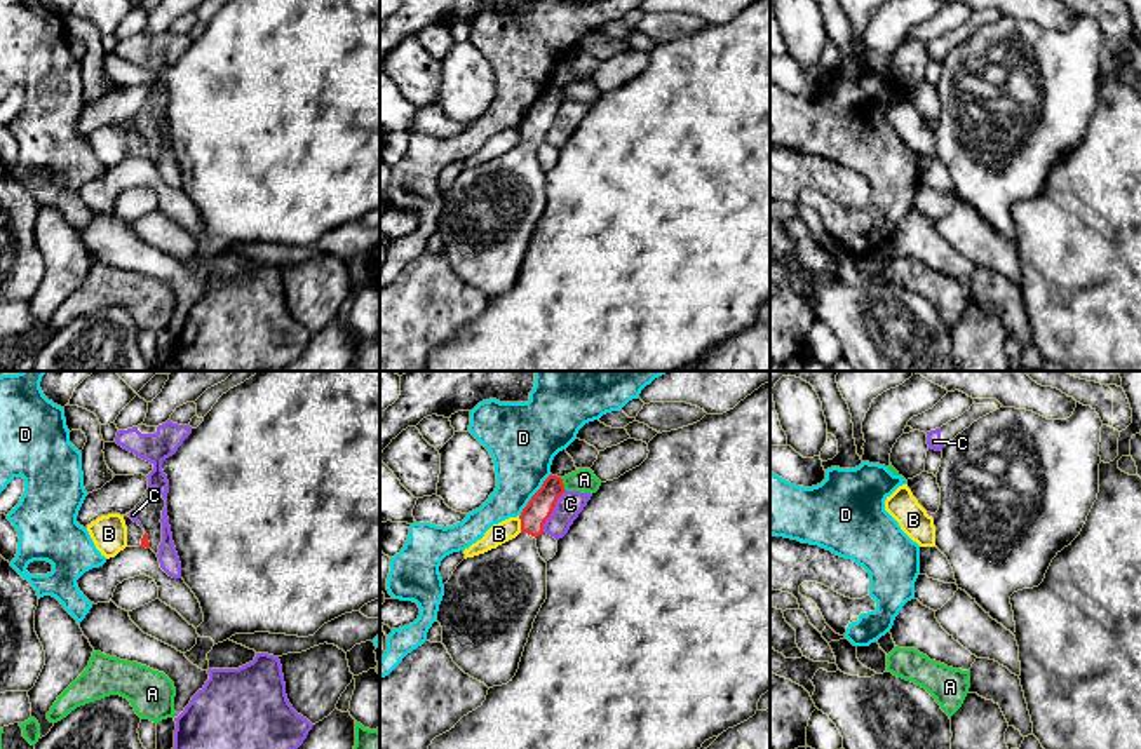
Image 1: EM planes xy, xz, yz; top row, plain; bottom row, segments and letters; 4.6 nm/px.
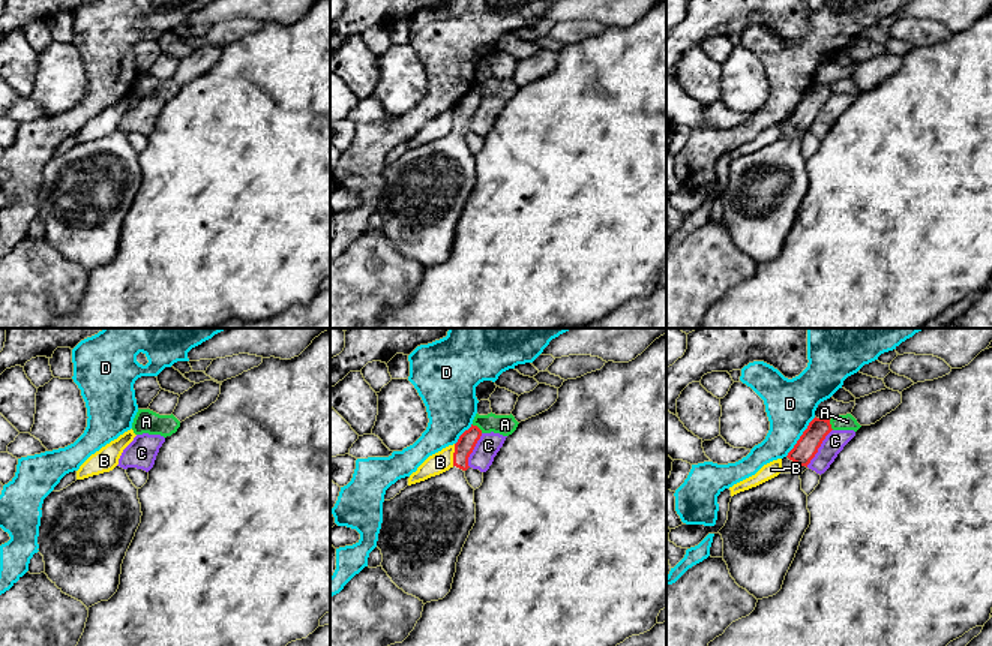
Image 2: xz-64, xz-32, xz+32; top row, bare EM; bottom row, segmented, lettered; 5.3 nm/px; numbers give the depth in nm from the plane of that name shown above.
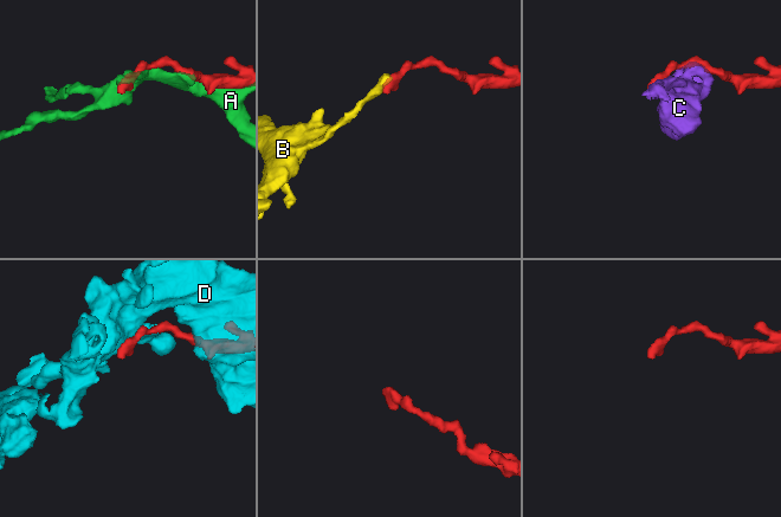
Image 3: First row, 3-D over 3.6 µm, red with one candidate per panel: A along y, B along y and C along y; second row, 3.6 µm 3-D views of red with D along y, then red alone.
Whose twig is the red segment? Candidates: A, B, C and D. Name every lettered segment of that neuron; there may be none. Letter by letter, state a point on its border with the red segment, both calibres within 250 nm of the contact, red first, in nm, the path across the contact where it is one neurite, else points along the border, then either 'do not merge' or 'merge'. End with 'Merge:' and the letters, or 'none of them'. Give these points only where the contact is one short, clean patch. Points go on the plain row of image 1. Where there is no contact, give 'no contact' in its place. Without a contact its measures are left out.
A: meets red in xz at (563, 94); 120 nm thick on the red side, 110 nm on the other; do not merge
B: meets red in xz at (521, 134); 120 nm thick on the red side, 100 nm on the other; border along xz (518, 126), (521, 141); do not merge
C: meets red in xz at (553, 119); 120 nm thick on the red side, 120 nm on the other; border along xz (565, 100), (542, 141); do not merge
D: meets red in xz at (533, 105); 120 nm thick on the red side, 320 nm on the other; do not merge
Merge: none of them

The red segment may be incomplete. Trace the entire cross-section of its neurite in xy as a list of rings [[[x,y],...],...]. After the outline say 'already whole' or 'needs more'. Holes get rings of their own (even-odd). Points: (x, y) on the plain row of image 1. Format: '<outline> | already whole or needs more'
[[[127,124],[124,125],[127,136],[127,157],[146,157],[150,159],[148,145],[134,132]]] | needs more

